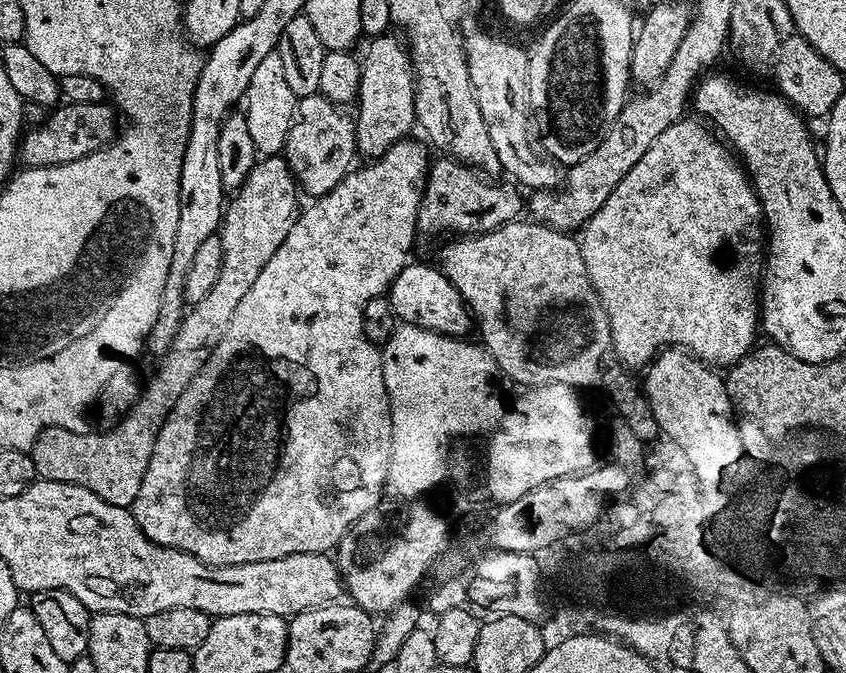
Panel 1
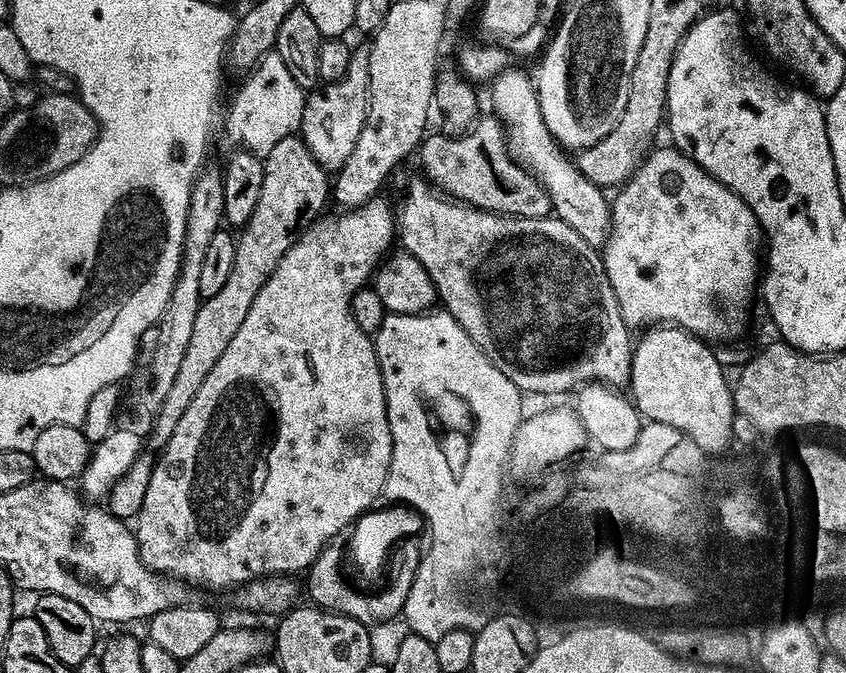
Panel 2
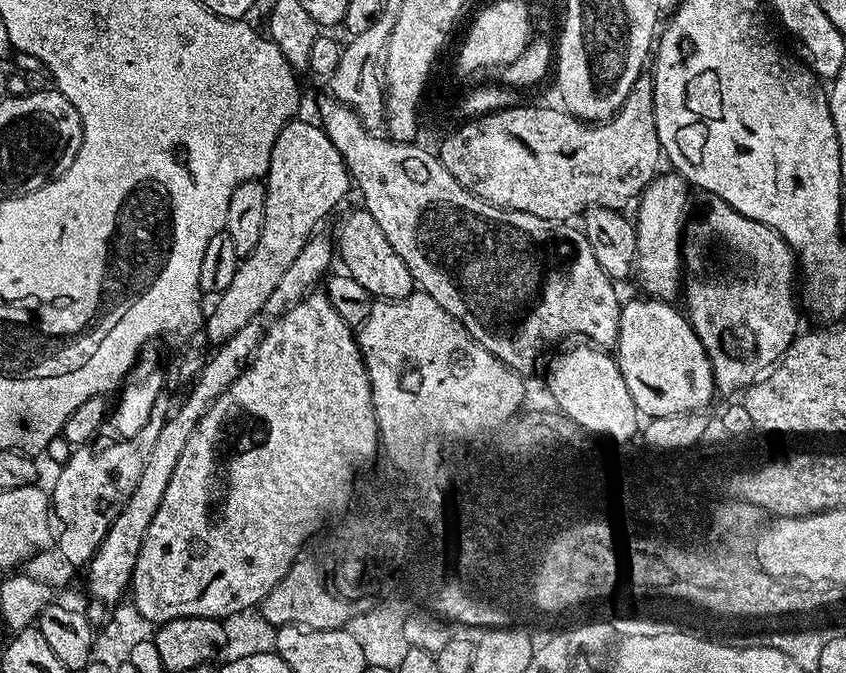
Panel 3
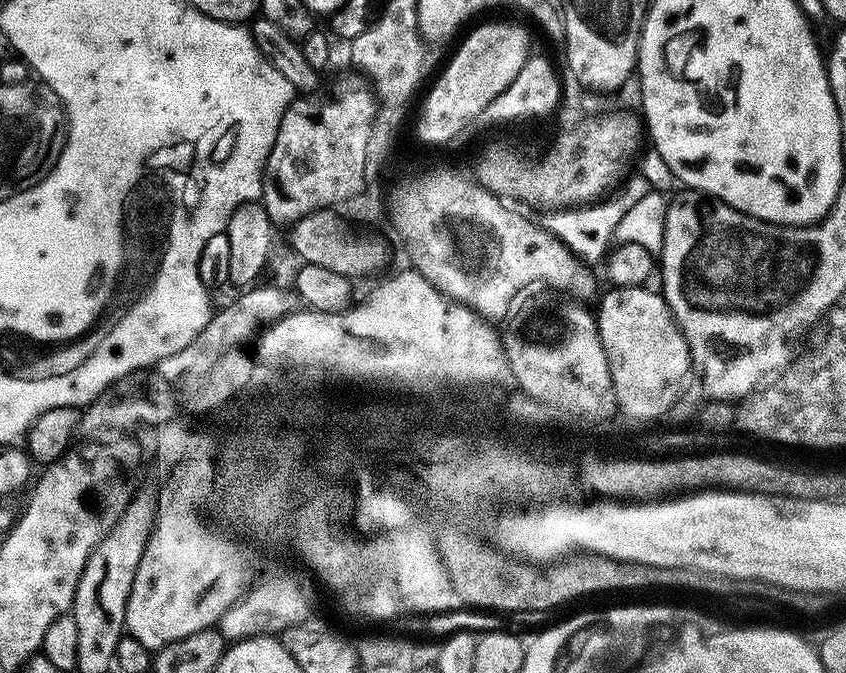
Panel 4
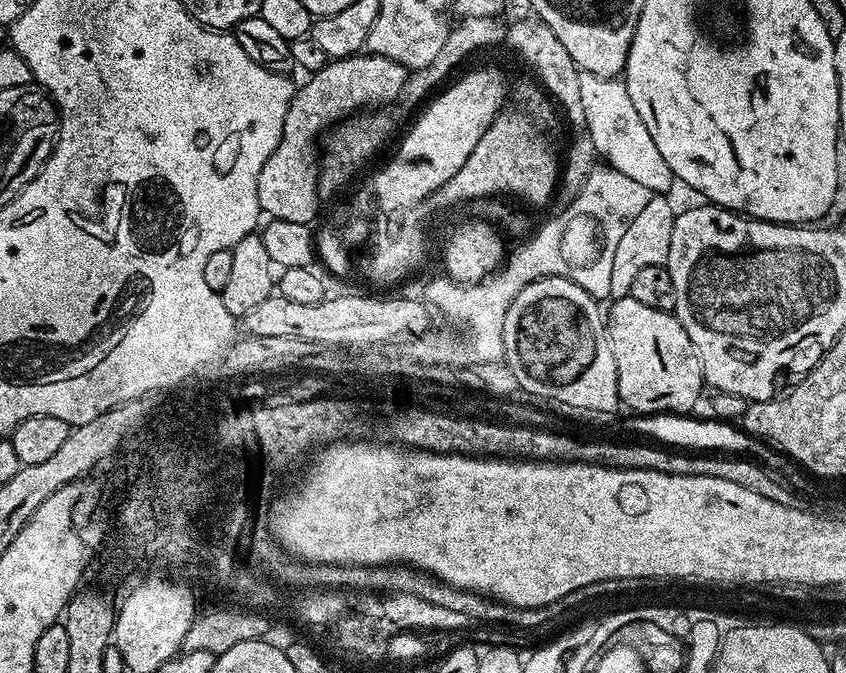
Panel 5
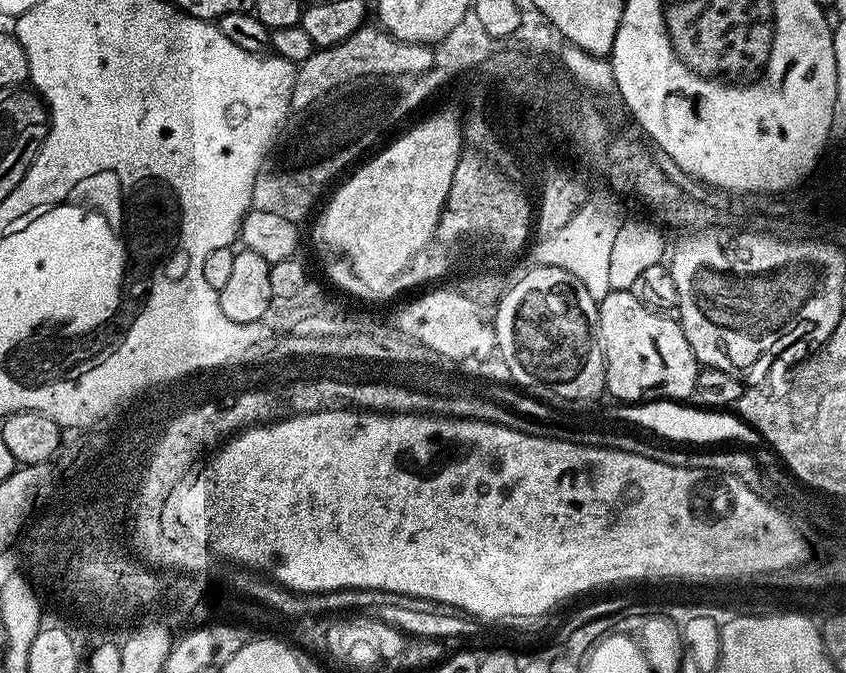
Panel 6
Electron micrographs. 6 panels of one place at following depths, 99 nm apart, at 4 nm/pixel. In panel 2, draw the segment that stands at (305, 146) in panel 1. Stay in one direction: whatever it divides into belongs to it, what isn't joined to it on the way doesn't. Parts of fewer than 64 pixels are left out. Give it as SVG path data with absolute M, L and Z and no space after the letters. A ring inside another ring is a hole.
M356 46L352 48L350 66L346 66L346 74L341 80L321 83L305 95L298 135L324 169L339 170L358 143L367 113L368 48Z

